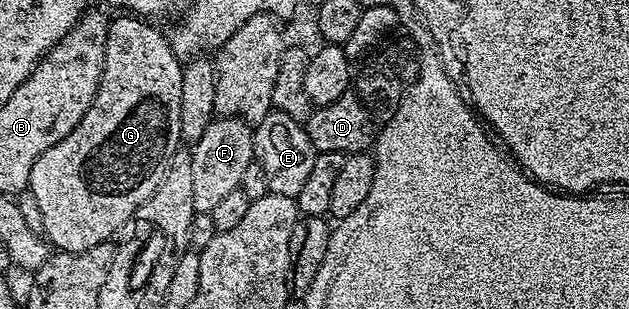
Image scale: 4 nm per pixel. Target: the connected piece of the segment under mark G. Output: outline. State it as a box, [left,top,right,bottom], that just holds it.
[29,16,181,254]

